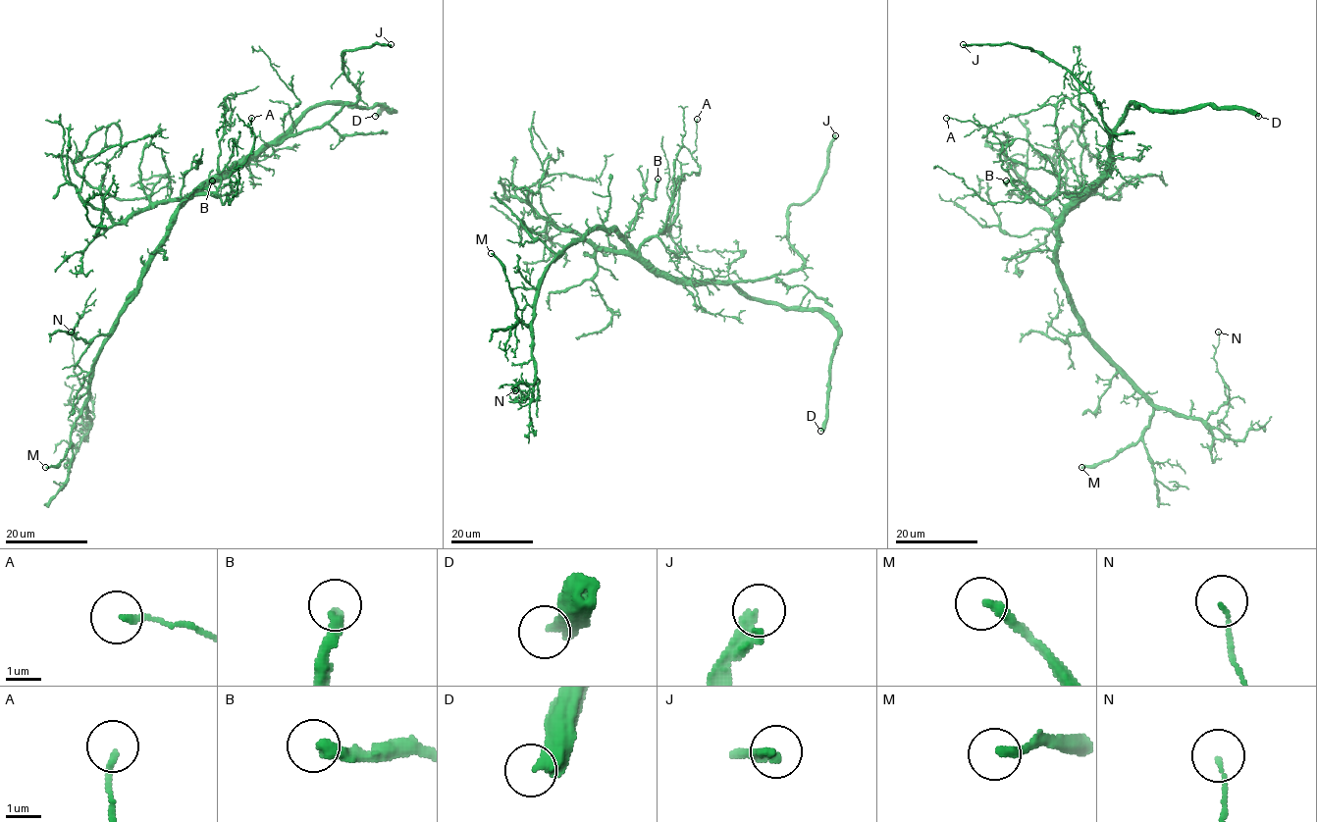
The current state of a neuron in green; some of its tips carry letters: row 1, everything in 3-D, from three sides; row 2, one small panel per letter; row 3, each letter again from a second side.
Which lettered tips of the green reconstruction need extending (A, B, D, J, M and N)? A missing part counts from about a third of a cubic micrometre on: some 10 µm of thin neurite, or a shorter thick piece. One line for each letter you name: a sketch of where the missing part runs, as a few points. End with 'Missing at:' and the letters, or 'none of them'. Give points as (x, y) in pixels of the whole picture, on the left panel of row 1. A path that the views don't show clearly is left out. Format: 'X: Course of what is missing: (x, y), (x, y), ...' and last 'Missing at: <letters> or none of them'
D: Course of what is missing: (375, 116), (370, 129), (343, 157), (345, 161)
Missing at: B, D, J

